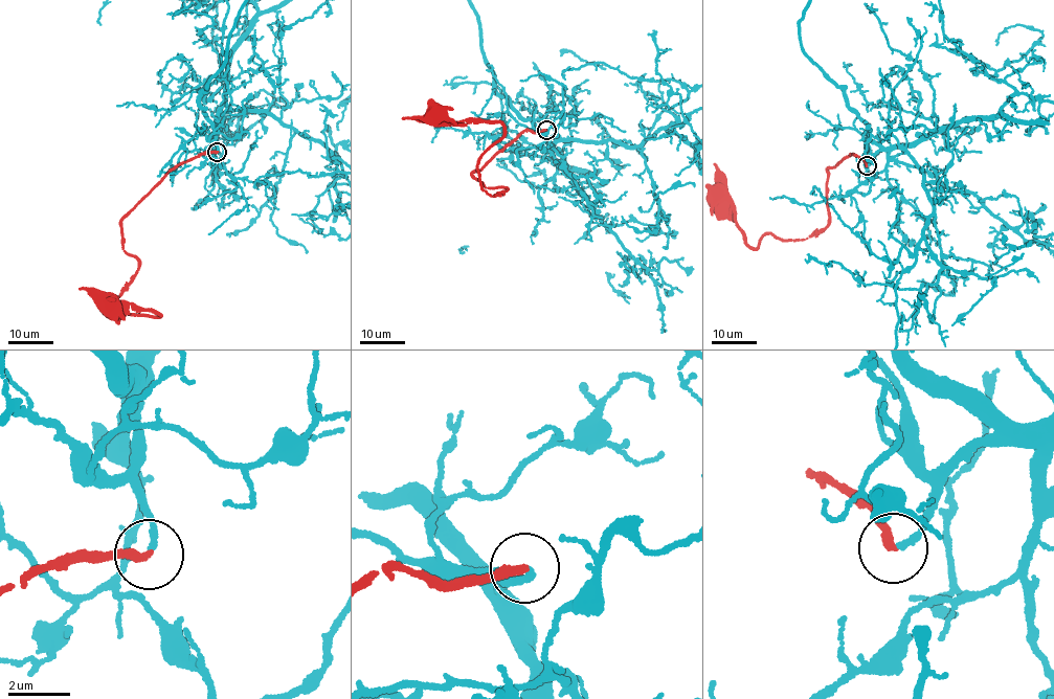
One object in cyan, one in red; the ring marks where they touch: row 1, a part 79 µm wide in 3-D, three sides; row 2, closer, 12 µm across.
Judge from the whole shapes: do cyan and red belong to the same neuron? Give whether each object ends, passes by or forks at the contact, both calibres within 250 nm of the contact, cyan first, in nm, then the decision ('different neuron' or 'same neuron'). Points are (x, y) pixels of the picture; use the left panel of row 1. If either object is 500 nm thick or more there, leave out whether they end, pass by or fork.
cyan ends; red ends; calibres 200 and 280 nm; same neuron

